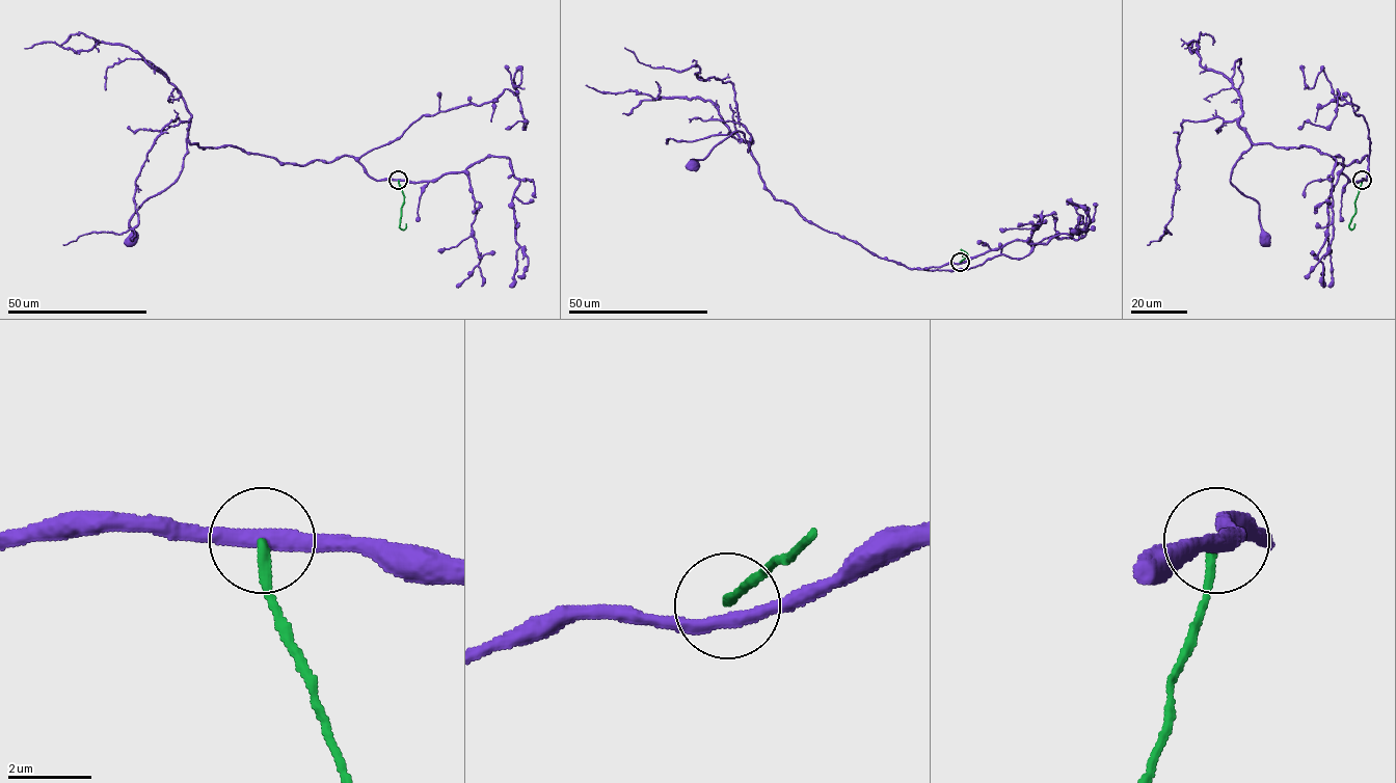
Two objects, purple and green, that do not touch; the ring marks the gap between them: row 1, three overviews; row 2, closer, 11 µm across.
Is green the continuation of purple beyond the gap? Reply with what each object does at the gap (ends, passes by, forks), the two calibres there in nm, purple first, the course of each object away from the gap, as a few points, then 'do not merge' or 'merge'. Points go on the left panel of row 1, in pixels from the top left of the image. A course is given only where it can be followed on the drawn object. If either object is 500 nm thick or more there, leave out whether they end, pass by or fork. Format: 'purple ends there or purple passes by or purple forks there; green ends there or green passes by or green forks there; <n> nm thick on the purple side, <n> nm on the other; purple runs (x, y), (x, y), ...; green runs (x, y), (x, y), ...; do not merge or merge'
purple passes by; green ends there; 360 nm thick on the purple side, 240 nm on the other; purple runs (398, 180), (375, 180), (352, 157), (298, 165), (187, 141), (179, 177), (131, 219), (132, 240); green runs (398, 180), (404, 196), (400, 227), (404, 230), (406, 223); do not merge

